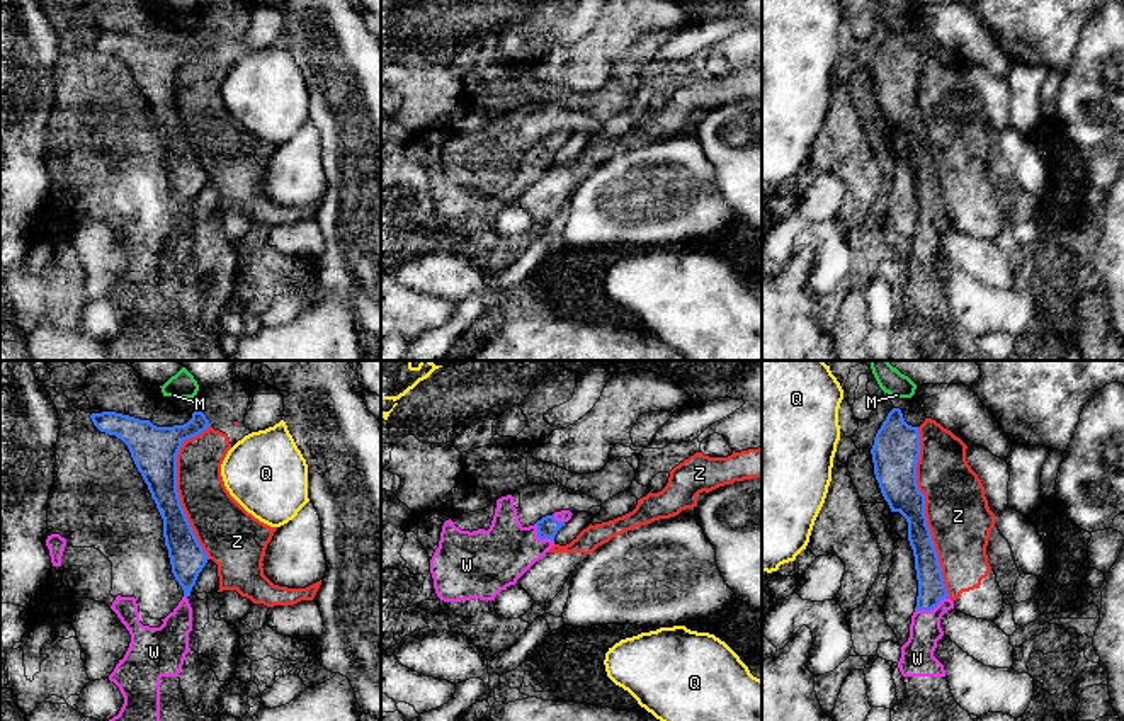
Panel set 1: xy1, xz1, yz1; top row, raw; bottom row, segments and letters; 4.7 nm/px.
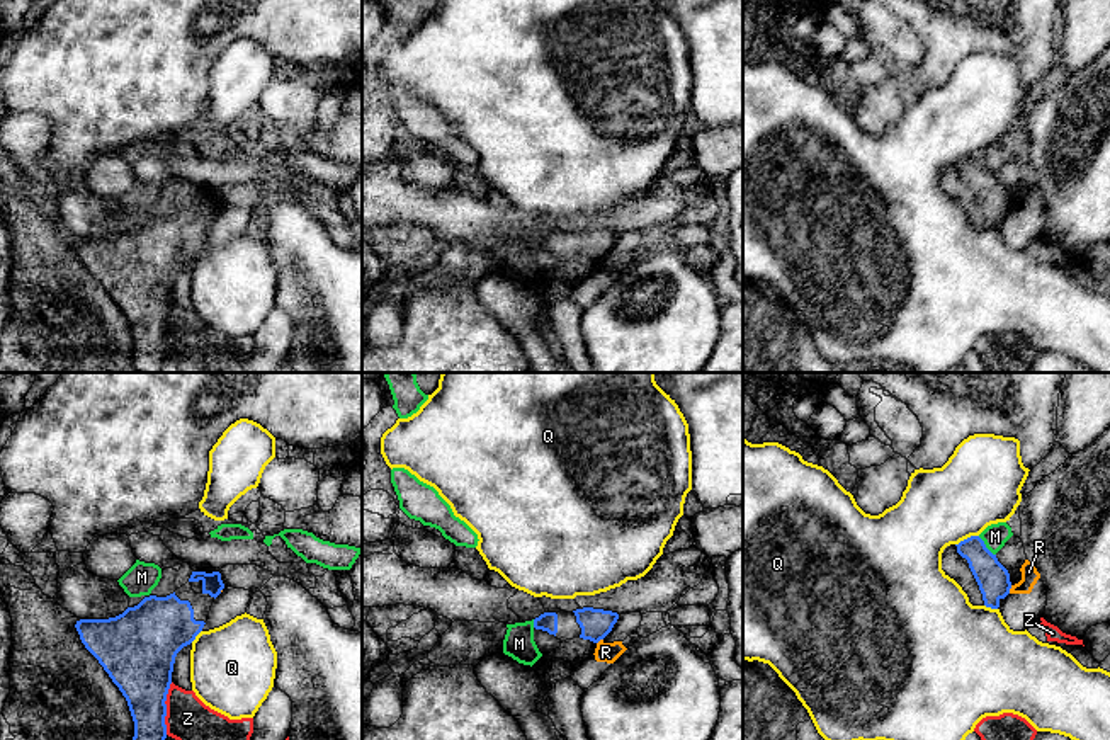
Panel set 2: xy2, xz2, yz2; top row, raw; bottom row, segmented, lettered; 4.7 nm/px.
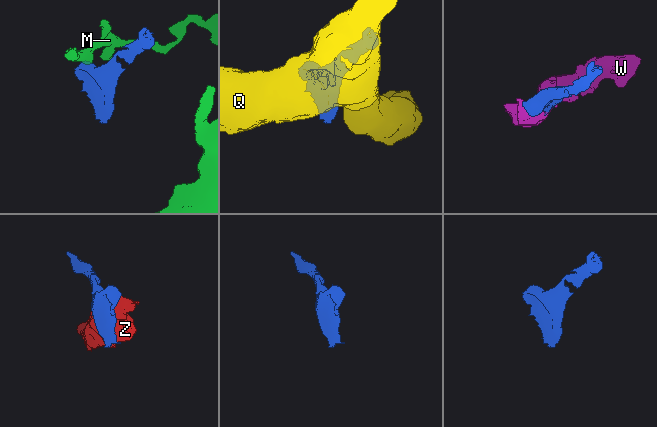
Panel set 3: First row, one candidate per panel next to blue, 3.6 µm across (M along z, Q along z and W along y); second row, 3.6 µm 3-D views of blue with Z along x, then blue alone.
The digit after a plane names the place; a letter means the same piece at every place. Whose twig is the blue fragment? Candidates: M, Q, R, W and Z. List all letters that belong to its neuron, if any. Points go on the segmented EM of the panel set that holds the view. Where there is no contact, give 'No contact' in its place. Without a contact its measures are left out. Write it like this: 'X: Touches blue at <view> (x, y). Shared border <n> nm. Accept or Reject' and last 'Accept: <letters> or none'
M: Touches blue at yz2 (985, 546). Shared border 130 nm. Reject
Q: Touches blue at yz2 (968, 538). Shared border 120 nm. Reject
R: Touches blue at yz2 (1010, 587). Shared border 40 nm. Reject
W: Touches blue at yz1 (930, 609). Shared border 170 nm. Accept
Z: Touches blue at yz1 (924, 512). Shared border 800 nm. Reject
Accept: W

